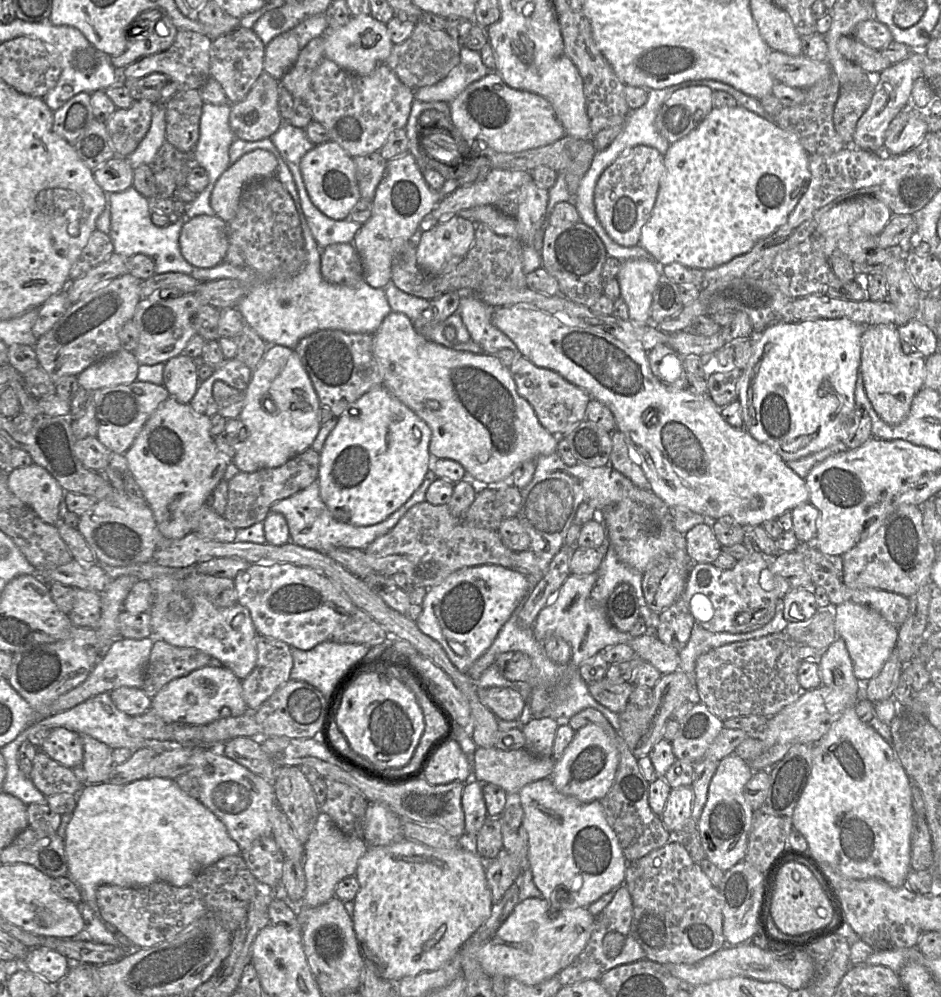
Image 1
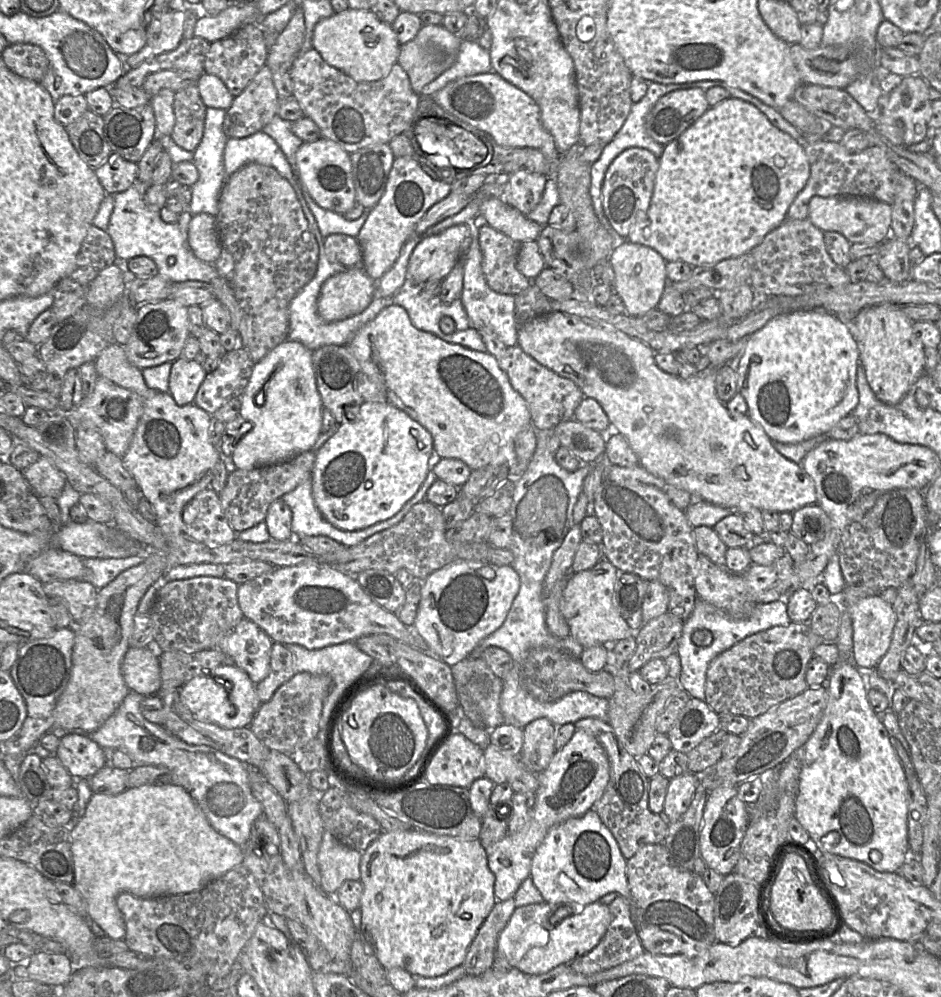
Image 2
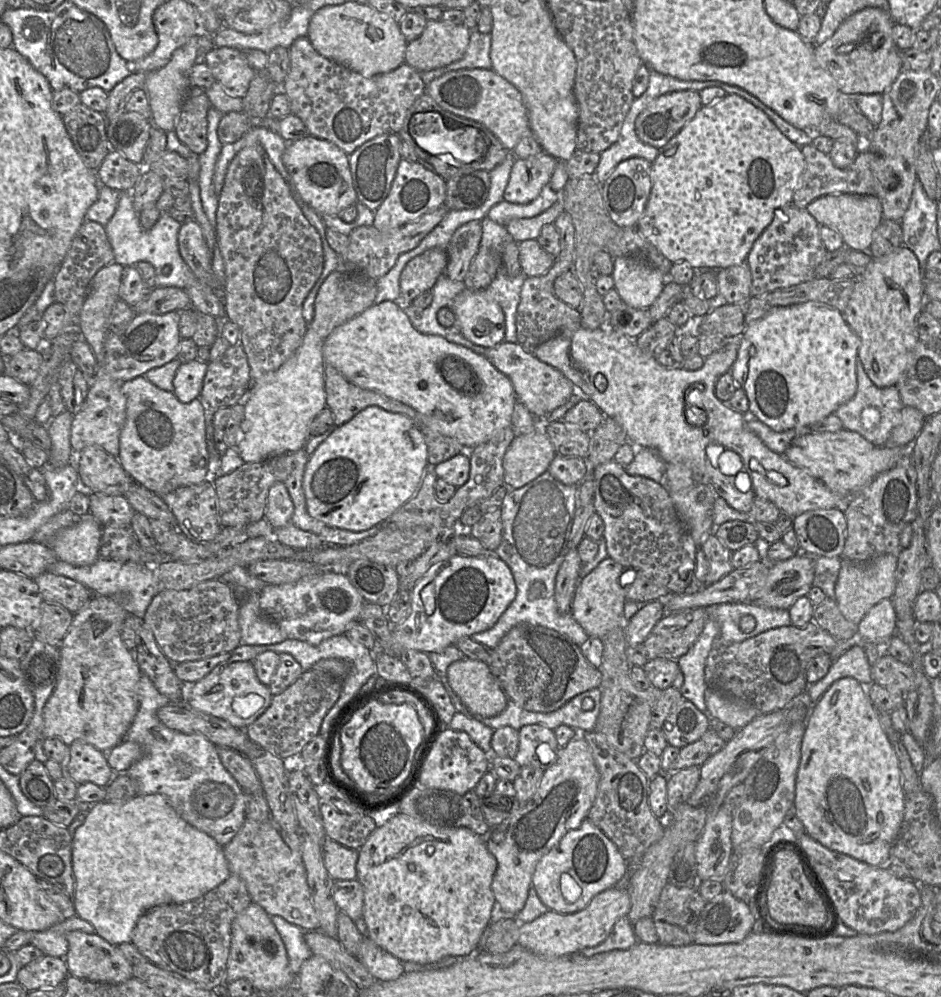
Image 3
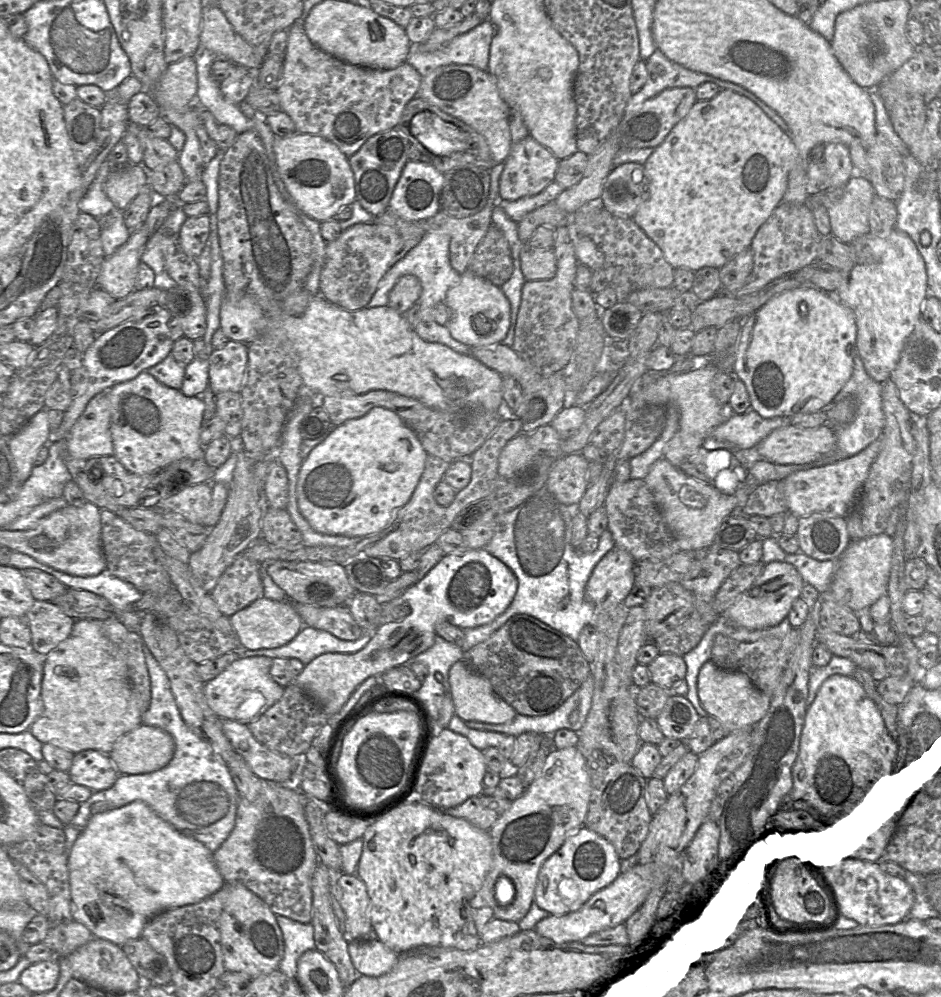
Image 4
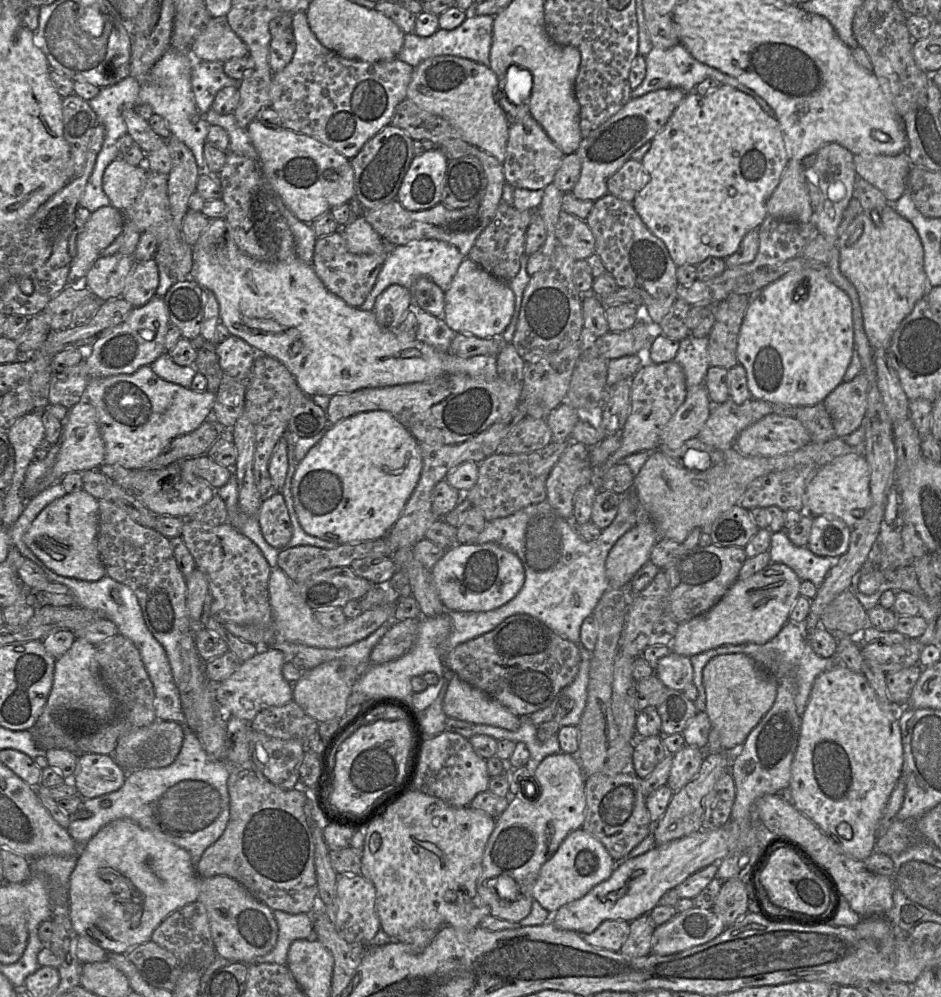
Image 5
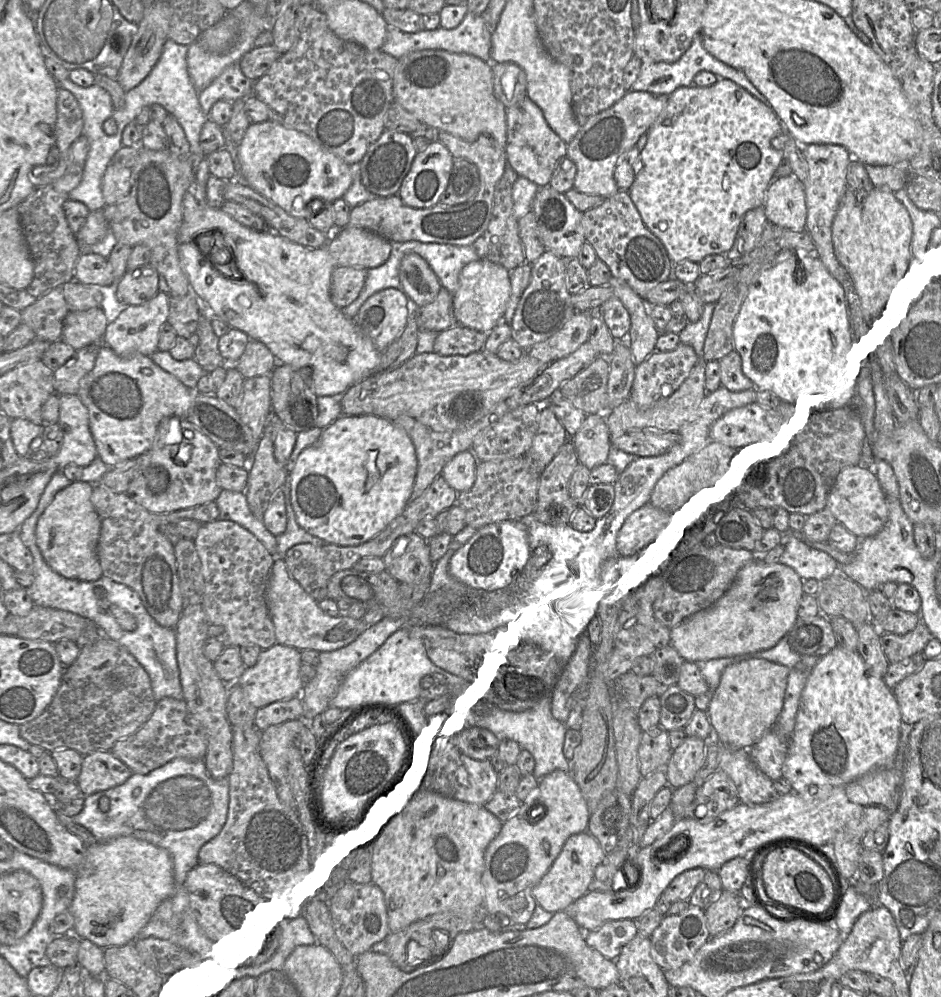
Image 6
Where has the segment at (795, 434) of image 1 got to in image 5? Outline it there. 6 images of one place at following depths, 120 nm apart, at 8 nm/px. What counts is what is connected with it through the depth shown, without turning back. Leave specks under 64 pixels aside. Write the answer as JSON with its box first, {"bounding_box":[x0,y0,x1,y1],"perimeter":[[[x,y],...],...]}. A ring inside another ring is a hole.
{"bounding_box":[737,268,854,407],"perimeter":[[[811,268],[793,270],[768,284],[759,292],[750,293],[749,295],[750,302],[744,314],[738,336],[737,360],[746,371],[747,386],[752,398],[766,401],[770,404],[781,403],[795,407],[813,406],[822,403],[826,397],[843,382],[843,377],[850,365],[854,351],[852,303],[848,295],[838,288],[830,278],[819,270]]]}

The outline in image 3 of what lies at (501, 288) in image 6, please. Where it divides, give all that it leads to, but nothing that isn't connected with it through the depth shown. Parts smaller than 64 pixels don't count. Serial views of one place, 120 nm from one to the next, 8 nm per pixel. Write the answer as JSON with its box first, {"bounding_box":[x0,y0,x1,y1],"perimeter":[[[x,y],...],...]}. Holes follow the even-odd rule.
{"bounding_box":[452,289,505,348],"perimeter":[[[464,289],[452,305],[457,325],[470,342],[493,348],[505,339],[505,317],[500,305],[485,296],[484,290]]]}

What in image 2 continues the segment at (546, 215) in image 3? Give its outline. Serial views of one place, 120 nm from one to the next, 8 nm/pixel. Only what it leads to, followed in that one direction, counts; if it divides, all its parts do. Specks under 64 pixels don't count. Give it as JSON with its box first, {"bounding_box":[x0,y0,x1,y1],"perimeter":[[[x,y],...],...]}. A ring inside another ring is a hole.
{"bounding_box":[480,197,543,243],"perimeter":[[[496,197],[481,202],[480,216],[484,217],[487,225],[519,243],[537,240],[543,229],[542,225]]]}

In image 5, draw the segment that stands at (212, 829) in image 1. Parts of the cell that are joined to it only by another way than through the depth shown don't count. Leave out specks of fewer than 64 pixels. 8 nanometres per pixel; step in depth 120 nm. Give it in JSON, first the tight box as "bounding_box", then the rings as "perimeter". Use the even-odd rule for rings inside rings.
{"bounding_box":[69,819,200,955],"perimeter":[[[128,819],[114,820],[81,846],[77,855],[69,880],[73,929],[78,936],[85,937],[107,953],[126,955],[131,948],[150,941],[153,931],[167,916],[198,899],[200,880],[186,850]]]}

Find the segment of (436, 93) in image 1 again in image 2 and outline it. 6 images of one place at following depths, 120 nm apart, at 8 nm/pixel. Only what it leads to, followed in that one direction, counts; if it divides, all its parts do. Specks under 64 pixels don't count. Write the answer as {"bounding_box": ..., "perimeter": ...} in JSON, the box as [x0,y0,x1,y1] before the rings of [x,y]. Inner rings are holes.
{"bounding_box":[421,40,492,96],"perimeter":[[[462,40],[455,63],[424,86],[421,94],[432,96],[452,81],[490,71],[492,71],[490,51],[482,48],[477,41]]]}

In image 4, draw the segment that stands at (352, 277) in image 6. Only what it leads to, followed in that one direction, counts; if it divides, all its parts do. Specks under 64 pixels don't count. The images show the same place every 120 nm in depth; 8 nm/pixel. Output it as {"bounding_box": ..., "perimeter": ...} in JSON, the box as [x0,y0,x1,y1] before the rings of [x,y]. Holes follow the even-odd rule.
{"bounding_box":[320,224,421,311],"perimeter":[[[355,224],[343,230],[336,240],[327,242],[320,274],[320,293],[328,301],[349,311],[368,307],[386,272],[421,239],[404,238],[393,227],[383,224]]]}

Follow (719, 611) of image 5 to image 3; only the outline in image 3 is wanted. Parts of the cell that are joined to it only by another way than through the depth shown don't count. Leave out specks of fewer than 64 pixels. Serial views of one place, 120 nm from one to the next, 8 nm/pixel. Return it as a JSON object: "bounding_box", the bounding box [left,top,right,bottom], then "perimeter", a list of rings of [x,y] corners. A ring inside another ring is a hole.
{"bounding_box":[744,552,814,610],"perimeter":[[[804,552],[788,560],[769,563],[769,573],[761,597],[744,604],[788,610],[800,597],[806,596],[813,586],[814,558]]]}

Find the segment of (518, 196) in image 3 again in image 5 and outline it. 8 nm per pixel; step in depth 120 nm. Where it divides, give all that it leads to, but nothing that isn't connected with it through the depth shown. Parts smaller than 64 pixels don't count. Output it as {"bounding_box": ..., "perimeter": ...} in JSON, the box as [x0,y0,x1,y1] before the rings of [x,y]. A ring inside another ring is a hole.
{"bounding_box":[503,115,565,190],"perimeter":[[[528,115],[510,125],[506,158],[503,163],[504,178],[514,188],[543,190],[554,181],[554,176],[565,154],[550,139],[541,125]]]}

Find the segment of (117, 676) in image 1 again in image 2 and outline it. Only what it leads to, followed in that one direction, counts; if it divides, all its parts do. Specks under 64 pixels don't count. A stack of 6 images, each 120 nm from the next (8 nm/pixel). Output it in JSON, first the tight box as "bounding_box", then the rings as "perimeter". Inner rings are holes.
{"bounding_box":[121,647,160,696],"perimeter":[[[129,647],[122,661],[121,672],[132,692],[146,696],[155,695],[160,690],[160,667],[154,647]]]}

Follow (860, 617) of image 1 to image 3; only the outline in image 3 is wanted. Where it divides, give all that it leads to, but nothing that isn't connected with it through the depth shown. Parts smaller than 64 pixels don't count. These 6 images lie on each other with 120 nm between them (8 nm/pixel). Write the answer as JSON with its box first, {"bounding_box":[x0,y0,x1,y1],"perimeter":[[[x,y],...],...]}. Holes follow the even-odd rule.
{"bounding_box":[857,598,896,646],"perimeter":[[[892,598],[875,604],[857,624],[860,643],[874,643],[884,646],[896,632],[896,612]]]}

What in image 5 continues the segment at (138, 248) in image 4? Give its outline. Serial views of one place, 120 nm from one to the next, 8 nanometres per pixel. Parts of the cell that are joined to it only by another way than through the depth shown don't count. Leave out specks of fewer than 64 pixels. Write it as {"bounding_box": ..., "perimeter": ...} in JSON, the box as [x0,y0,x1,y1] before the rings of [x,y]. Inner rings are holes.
{"bounding_box":[81,252,137,302],"perimeter":[[[119,252],[100,256],[92,264],[81,284],[101,302],[119,298],[135,262],[137,261],[133,256]]]}

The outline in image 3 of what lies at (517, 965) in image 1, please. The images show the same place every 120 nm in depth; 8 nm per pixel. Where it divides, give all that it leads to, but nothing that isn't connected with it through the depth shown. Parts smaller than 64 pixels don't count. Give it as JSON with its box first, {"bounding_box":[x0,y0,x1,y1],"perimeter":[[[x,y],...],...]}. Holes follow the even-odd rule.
{"bounding_box":[517,887,629,959],"perimeter":[[[612,887],[594,896],[581,911],[572,914],[560,914],[549,910],[533,921],[521,924],[517,944],[546,959],[577,953],[603,942],[612,931],[615,923],[626,916],[629,909],[628,891]]]}

